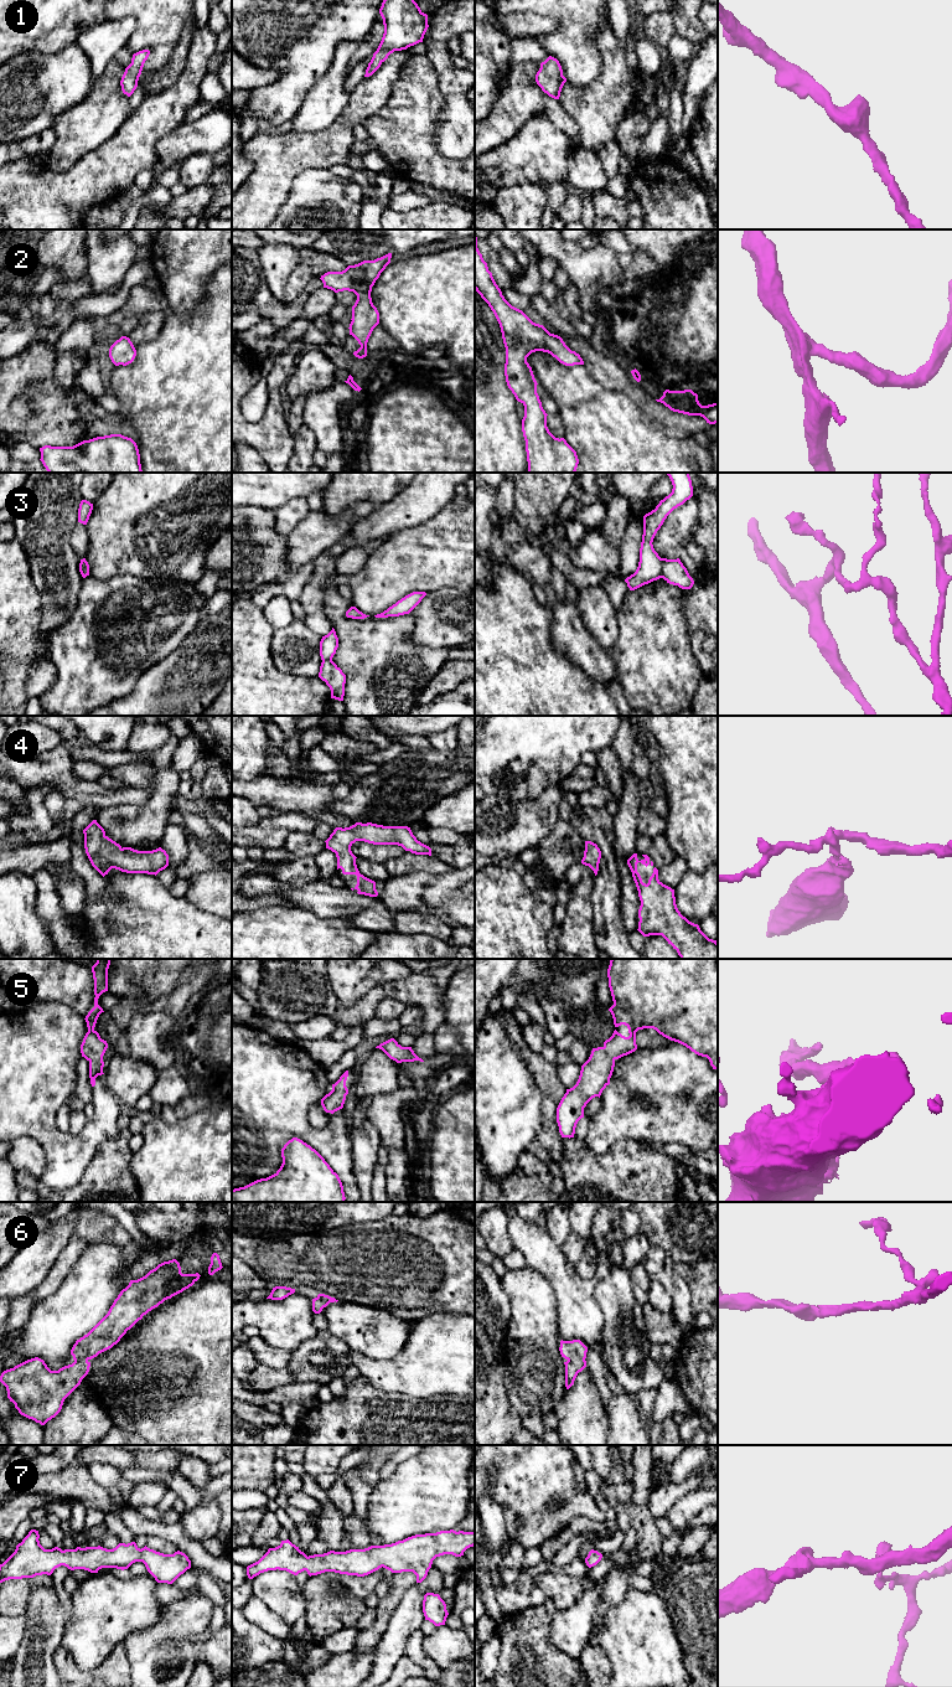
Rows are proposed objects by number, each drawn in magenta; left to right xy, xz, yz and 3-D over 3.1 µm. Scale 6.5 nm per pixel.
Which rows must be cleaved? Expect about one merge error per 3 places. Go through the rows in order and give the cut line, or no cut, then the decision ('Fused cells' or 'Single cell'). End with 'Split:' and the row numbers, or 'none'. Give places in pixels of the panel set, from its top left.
1: No split. Single cell
2: No split. Single cell
3: Split along yz (661, 558), (662, 577). Fused cells
4: No split. Single cell
5: No split. Single cell
6: No split. Single cell
7: No split. Single cell
Split: 3

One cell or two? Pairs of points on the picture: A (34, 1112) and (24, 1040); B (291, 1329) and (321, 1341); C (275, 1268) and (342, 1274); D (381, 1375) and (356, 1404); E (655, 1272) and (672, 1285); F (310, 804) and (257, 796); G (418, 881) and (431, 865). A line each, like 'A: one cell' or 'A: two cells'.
A: one cell
B: two cells
C: one cell
D: two cells
E: one cell
F: one cell
G: two cells

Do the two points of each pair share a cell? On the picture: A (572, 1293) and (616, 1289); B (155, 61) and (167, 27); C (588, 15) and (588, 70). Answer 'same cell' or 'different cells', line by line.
A: different cells
B: same cell
C: same cell

